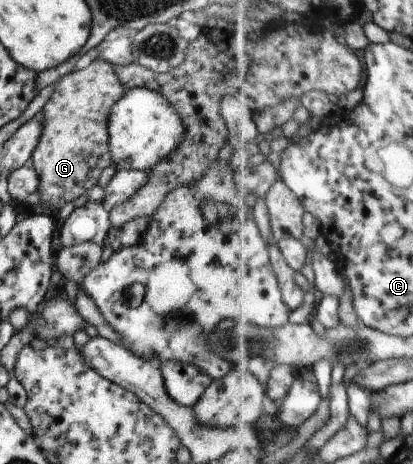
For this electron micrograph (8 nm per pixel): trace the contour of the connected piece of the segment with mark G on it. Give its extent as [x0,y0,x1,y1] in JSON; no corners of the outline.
[29,58,125,214]

